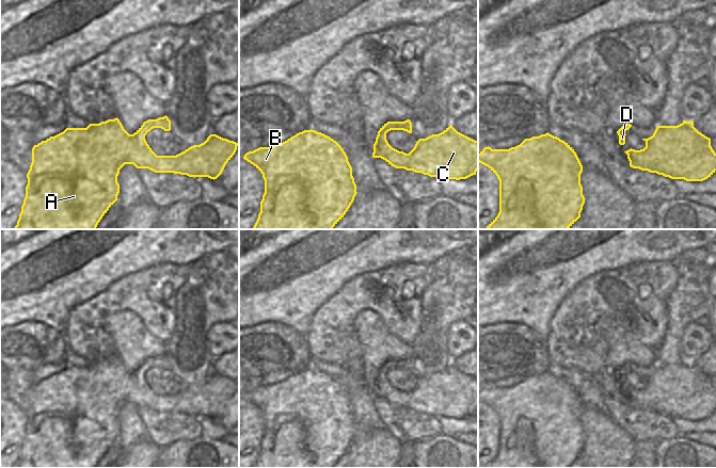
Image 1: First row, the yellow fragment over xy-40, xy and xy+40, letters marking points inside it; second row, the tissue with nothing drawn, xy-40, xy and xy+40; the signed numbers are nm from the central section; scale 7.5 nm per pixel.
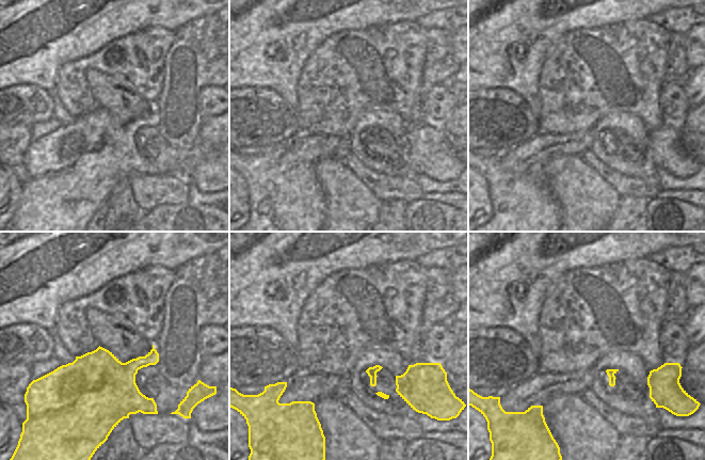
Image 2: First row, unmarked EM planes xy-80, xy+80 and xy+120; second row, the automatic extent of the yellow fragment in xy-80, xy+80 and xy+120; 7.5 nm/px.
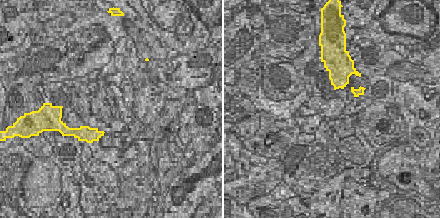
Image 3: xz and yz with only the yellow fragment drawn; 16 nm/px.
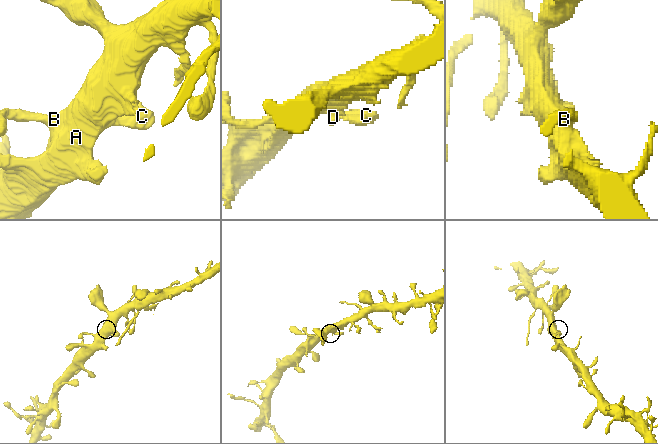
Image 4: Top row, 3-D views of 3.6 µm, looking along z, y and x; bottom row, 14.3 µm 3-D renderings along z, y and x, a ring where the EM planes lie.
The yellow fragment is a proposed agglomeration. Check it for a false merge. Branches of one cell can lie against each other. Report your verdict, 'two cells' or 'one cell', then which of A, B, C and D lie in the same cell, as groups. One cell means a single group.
one cell | A B C D

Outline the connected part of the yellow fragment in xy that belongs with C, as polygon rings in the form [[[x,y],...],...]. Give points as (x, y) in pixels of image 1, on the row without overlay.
[[[410,358],[404,360],[387,360],[378,370],[372,396],[381,397],[396,407],[404,407],[430,416],[445,416],[456,419],[466,418],[476,414],[478,409],[478,380],[458,371],[452,364],[439,373],[419,377],[409,392],[399,390],[388,383],[386,372],[391,369],[403,369],[412,372],[412,361]]]

